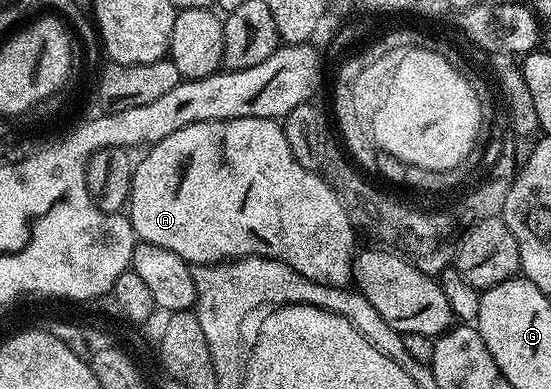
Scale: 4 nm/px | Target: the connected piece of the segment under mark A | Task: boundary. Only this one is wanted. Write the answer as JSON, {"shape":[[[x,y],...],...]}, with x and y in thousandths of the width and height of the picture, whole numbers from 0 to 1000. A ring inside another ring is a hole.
{"shape":[[[436,301],[410,311],[370,311],[347,316],[332,326],[332,337],[318,337],[318,347],[303,347],[303,357],[285,365],[269,386],[270,393],[258,414],[247,416],[241,437],[241,468],[234,483],[234,522],[230,555],[241,576],[250,622],[265,620],[281,635],[296,635],[303,645],[318,645],[345,684],[383,681],[428,666],[432,661],[488,661],[495,671],[510,671],[521,686],[543,697],[557,717],[581,733],[608,733],[626,738],[642,720],[641,686],[644,679],[644,638],[641,609],[644,591],[633,568],[630,542],[619,530],[612,496],[603,488],[583,450],[566,434],[550,432],[528,398],[528,378],[521,378],[521,347],[515,329],[494,301]]]}

